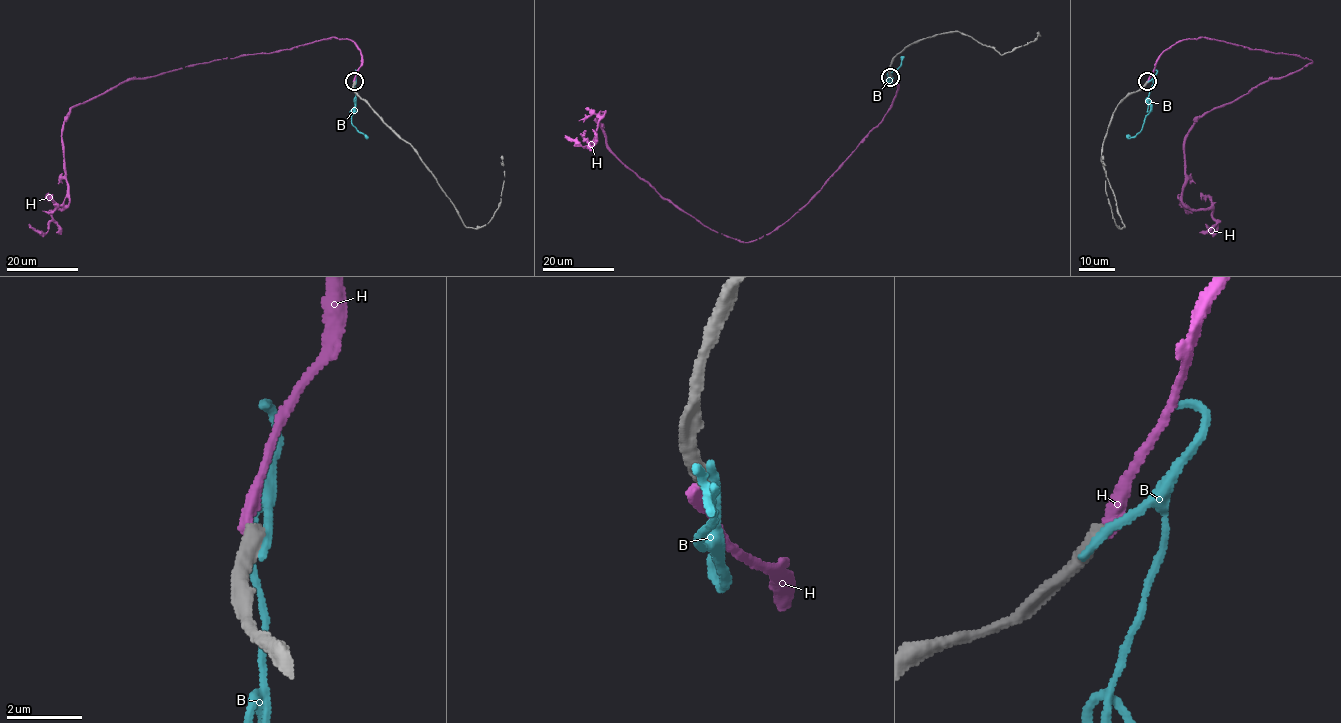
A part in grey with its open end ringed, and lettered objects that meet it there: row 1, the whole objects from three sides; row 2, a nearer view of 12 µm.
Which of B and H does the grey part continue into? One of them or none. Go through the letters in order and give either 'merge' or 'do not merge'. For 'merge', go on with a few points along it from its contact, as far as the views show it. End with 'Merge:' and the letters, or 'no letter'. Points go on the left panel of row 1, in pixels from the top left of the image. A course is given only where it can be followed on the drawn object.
B: do not merge
H: do not merge
Merge: no letter

